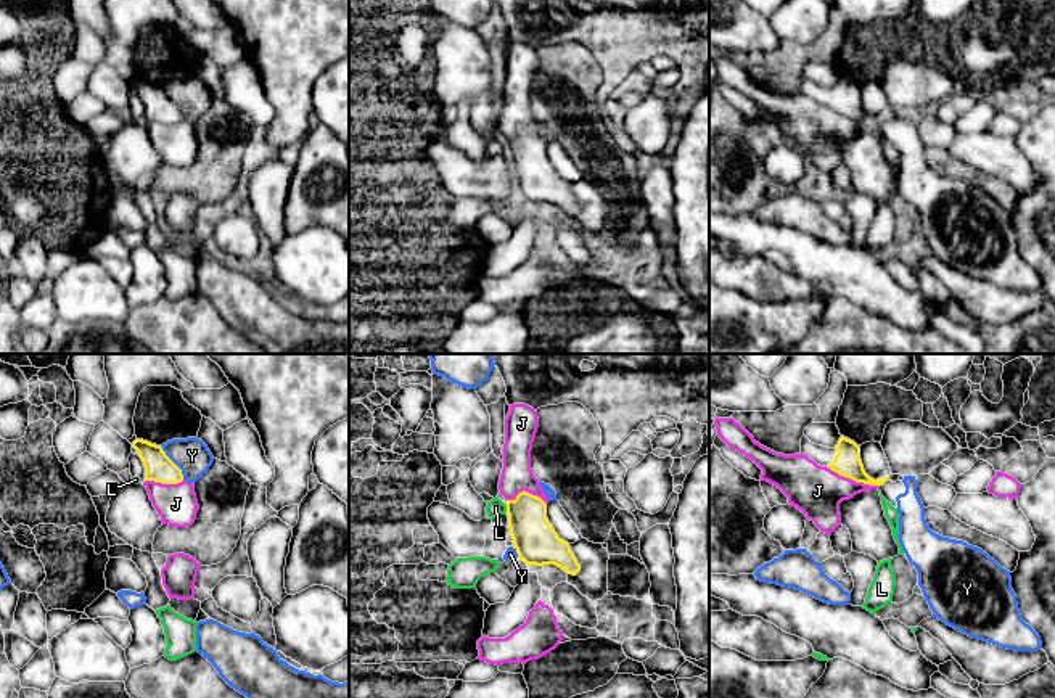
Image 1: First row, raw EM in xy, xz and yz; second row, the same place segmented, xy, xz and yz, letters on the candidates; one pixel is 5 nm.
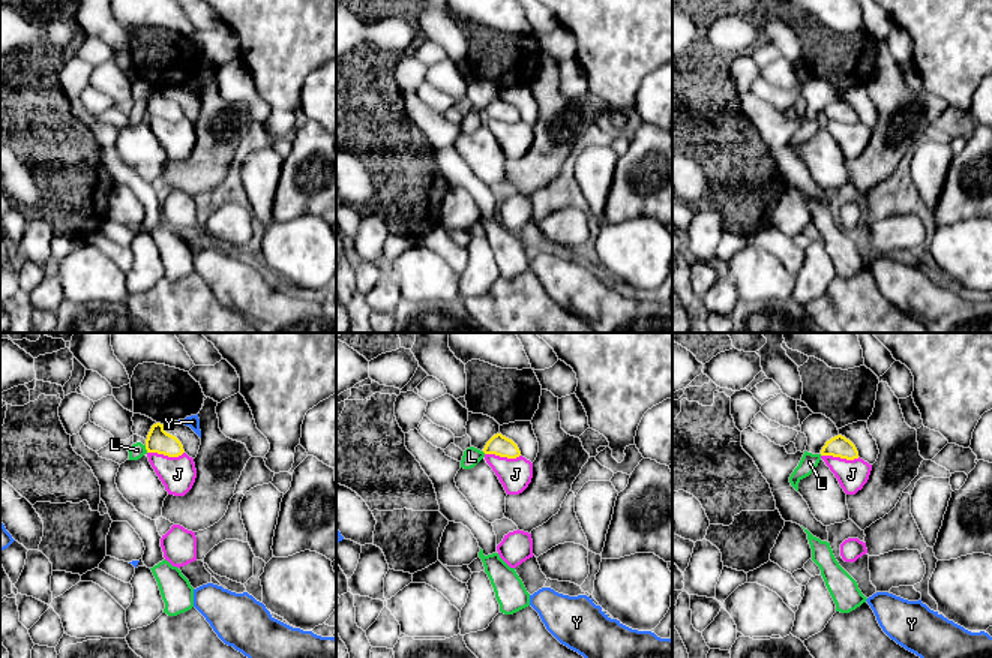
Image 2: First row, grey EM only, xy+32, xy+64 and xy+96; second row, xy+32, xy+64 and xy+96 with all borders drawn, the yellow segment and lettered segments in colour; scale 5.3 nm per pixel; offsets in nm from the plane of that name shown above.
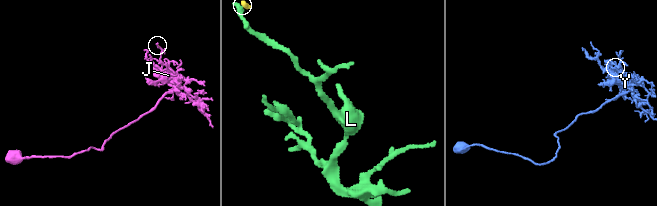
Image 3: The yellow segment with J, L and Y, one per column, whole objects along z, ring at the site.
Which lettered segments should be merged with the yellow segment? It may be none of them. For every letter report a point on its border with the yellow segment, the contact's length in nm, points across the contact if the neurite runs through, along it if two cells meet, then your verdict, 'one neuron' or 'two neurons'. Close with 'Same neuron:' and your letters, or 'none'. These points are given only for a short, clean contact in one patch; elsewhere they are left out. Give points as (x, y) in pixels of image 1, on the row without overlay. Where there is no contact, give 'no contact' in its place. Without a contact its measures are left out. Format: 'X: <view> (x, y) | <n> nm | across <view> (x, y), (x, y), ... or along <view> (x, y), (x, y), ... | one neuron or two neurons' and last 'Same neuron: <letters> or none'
J: yz (851, 118) | 280 nm | two neurons
L: xz (507, 148) | 40 nm | along xz (505, 145), (507, 151) | two neurons
Y: xy (174, 103) | 220 nm | along xy (160, 86), (180, 110), (184, 119) | two neurons
Same neuron: none

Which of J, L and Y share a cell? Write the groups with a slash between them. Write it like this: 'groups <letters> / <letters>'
groups J / L / Y

